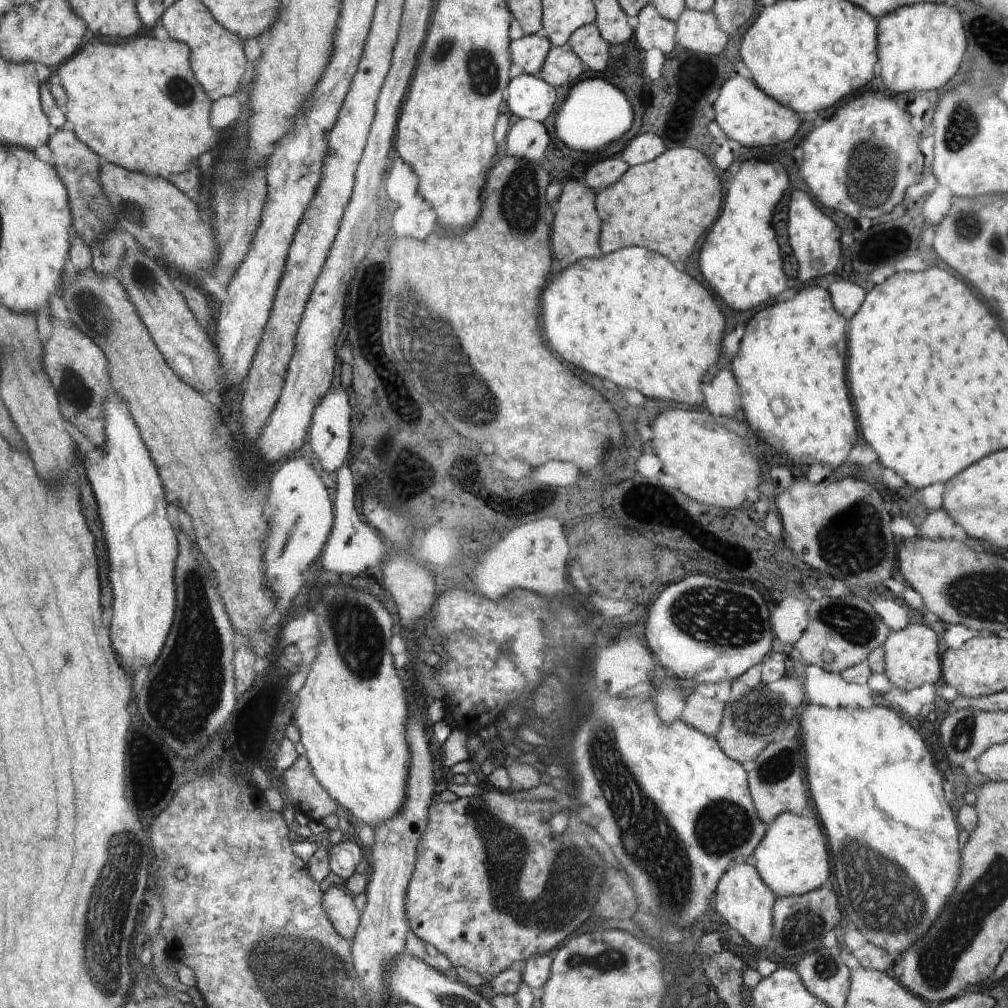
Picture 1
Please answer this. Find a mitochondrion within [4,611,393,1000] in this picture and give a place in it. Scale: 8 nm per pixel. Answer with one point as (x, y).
(114, 903)

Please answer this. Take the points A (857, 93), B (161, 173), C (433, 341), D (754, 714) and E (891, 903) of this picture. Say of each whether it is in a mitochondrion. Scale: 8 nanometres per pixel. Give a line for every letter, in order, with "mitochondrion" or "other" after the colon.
A: other
B: other
C: mitochondrion
D: mitochondrion
E: mitochondrion

